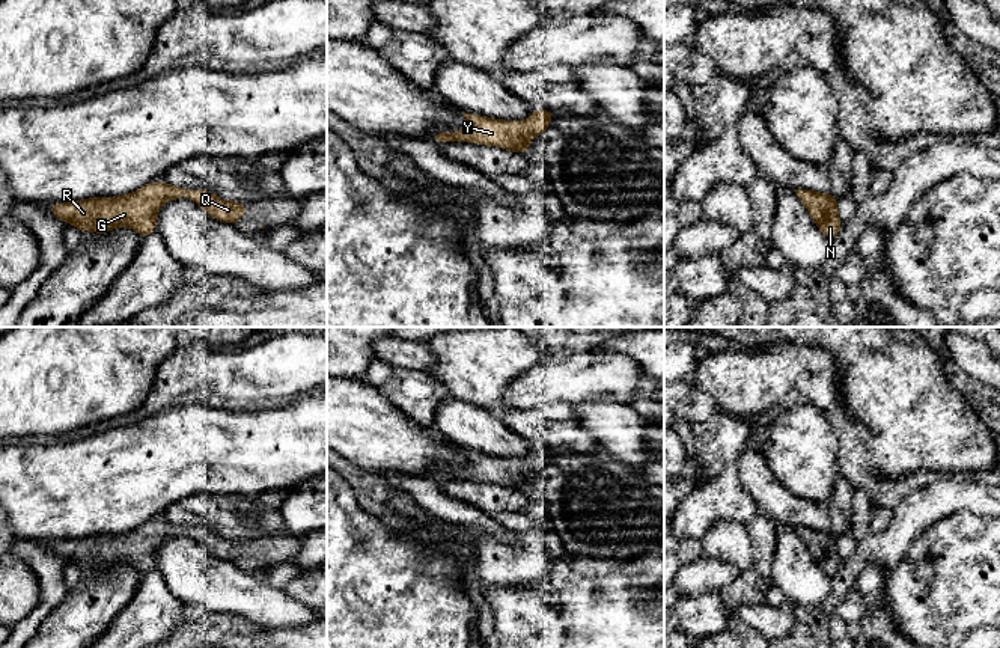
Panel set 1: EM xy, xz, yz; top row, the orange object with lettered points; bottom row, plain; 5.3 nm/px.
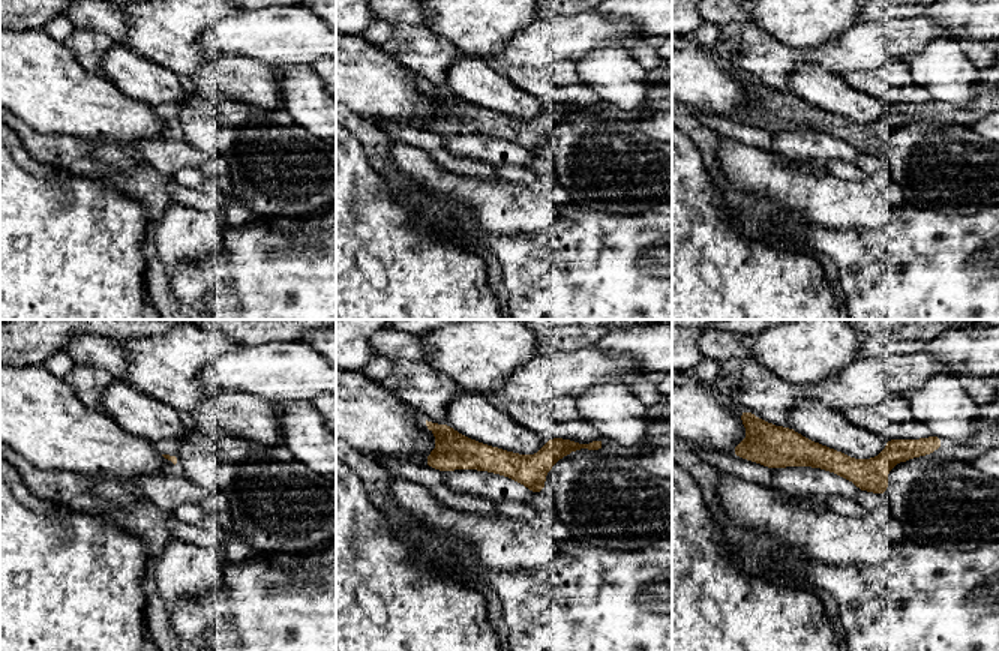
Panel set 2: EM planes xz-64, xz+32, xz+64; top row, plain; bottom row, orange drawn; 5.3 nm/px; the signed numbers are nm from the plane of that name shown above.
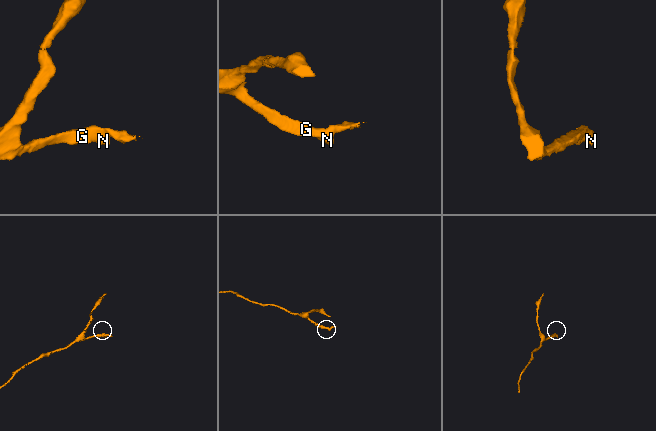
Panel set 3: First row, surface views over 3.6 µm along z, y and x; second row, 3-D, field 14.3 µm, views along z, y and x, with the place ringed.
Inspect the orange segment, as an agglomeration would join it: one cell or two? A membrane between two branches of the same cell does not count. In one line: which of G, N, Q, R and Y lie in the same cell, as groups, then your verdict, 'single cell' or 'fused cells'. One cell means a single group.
groups G N Q R Y; single cell

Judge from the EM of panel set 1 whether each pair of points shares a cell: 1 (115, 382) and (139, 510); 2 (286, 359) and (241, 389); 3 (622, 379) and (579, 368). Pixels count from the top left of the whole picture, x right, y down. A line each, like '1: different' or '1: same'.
1: different
2: same
3: same

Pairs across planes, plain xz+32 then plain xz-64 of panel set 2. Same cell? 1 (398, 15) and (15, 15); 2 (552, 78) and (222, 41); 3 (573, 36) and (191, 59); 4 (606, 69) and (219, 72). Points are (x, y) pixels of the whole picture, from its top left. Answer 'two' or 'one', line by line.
1: two
2: two
3: two
4: two

